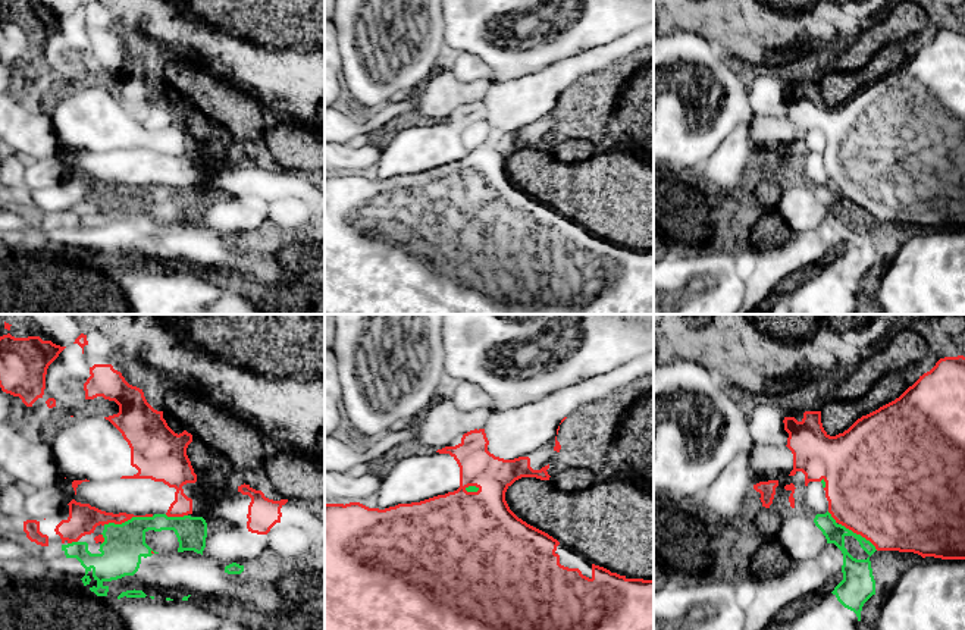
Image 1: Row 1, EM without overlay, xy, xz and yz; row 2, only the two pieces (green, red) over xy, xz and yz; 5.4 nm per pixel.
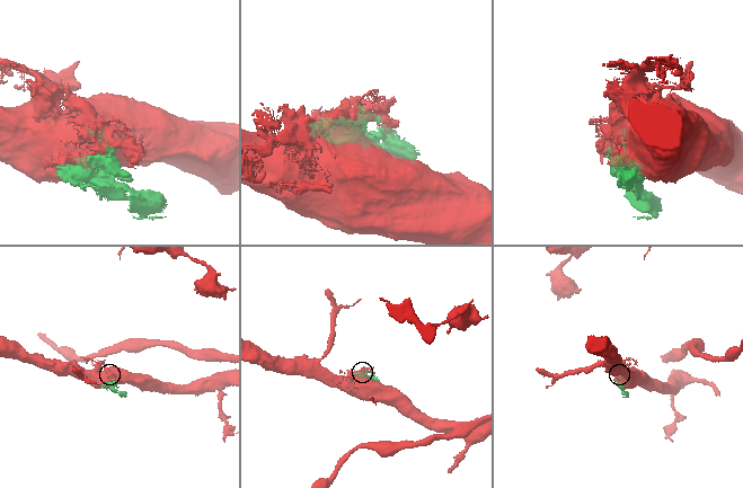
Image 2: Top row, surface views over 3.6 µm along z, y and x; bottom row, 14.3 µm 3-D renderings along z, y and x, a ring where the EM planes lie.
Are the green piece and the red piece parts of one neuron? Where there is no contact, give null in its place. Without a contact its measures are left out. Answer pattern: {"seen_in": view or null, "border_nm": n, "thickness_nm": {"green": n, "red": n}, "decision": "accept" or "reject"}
{"seen_in": "xy", "border_nm": 280, "thickness_nm": {"green": 220, "red": 160}, "decision": "reject"}

